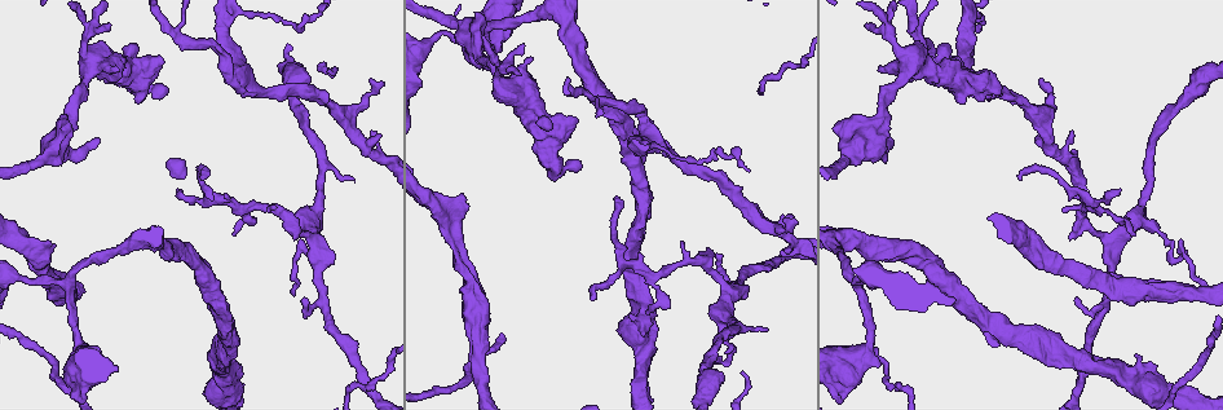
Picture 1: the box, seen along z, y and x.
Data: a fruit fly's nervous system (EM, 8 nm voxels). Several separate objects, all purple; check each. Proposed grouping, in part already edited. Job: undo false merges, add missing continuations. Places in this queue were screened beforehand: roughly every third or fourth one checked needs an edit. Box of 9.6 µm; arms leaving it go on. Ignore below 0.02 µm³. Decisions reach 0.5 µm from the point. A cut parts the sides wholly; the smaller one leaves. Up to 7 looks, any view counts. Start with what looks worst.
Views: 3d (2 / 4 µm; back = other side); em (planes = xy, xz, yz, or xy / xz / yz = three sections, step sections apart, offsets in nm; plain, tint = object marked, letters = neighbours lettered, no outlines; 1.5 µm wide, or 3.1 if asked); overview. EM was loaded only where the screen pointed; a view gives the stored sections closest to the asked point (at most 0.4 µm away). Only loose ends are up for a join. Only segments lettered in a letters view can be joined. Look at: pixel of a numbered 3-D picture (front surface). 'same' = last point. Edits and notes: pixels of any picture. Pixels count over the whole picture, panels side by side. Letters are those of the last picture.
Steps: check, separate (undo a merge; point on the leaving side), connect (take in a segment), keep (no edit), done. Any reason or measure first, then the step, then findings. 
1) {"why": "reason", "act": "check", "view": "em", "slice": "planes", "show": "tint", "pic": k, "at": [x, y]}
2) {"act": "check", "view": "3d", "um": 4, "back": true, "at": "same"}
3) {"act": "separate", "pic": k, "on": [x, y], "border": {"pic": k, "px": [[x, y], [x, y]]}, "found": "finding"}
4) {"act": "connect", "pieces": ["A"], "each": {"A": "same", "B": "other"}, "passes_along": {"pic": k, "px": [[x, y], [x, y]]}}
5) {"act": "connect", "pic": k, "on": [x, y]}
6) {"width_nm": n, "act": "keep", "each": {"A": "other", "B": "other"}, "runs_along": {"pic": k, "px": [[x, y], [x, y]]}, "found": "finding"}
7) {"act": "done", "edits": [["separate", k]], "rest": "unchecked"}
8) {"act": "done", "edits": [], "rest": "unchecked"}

{"why": "an open end", "act": "check", "view": "em", "slice": "planes", "show": "letters", "pic": 1, "at": [49, 242]}

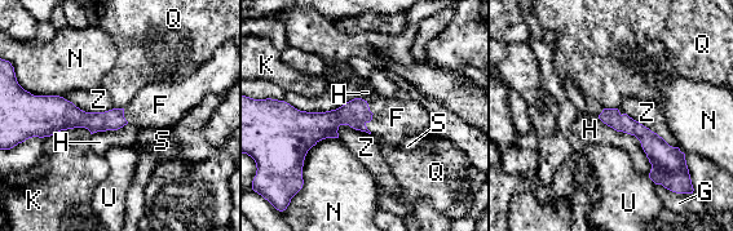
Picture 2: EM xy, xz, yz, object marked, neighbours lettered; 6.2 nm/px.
{"act": "connect", "pieces": ["F"], "each": {"F": "same", "G": "other", "H": "other", "K": "other", "N": "other", "Q": "other", "S": "other", "U": "other", "Z": "other"}, "found": "the cell continues"}

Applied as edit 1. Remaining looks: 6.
{"why": "branch stops here", "act": "check", "view": "3d", "um": 2, "pic": 1, "at": [1063, 209]}

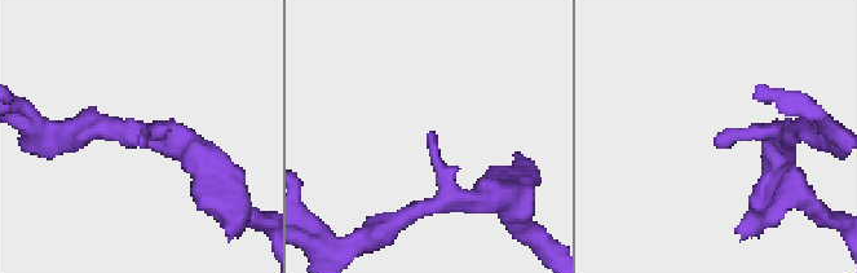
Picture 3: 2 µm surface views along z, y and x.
{"act": "check", "view": "em", "slice": "planes", "show": "letters", "pic": 3, "at": [428, 135]}

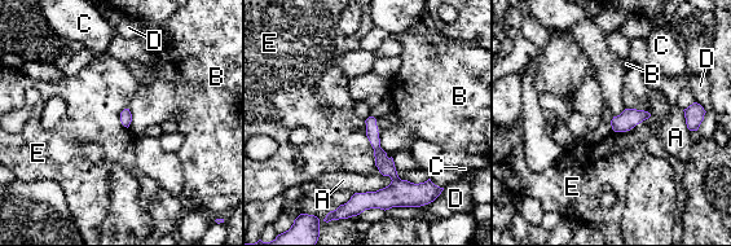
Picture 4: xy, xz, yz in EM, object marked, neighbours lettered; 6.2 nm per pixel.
{"act": "keep", "each": {"A": "other", "B": "other", "C": "other", "D": "other", "E": "other"}, "border": {"pic": 4, "px": [[651, 114], [629, 130], [615, 132]]}, "found": "none of them fits"}

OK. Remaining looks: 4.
{"why": "tapers out", "act": "check", "view": "em", "slice": "planes", "show": "letters", "pic": 1, "at": [866, 23]}

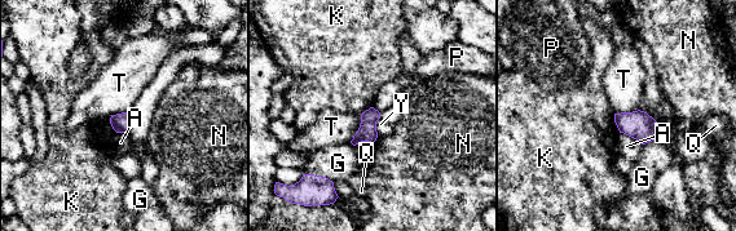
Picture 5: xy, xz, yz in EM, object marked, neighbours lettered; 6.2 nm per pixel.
{"act": "keep", "each": {"A": "other", "G": "other", "K": "other", "N": "other", "P": "other", "Q": "other", "T": "other", "Y": "other"}, "found": "none of them fits"}

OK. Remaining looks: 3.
{"act": "done", "edits": [["connect", 2]], "rest": "unchecked"}

